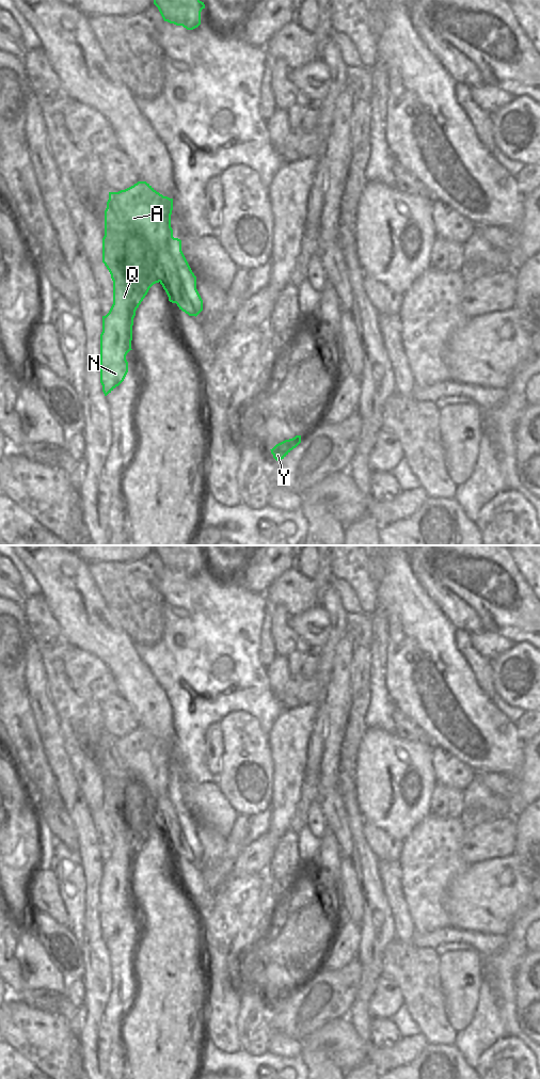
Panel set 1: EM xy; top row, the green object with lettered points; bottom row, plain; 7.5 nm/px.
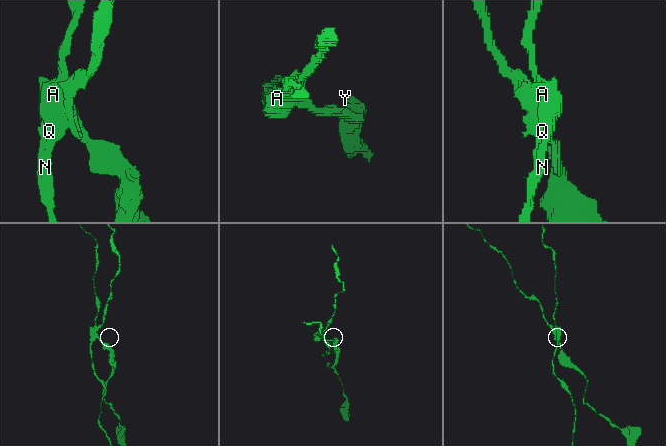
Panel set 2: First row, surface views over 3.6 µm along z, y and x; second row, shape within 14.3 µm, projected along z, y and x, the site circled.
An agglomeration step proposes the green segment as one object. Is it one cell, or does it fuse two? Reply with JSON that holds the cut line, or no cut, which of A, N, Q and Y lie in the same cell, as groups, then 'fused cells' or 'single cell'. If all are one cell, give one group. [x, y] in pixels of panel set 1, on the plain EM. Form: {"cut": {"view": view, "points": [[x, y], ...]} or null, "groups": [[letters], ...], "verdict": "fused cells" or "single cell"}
{"cut": {"view": "xy", "points": [[161, 793], [165, 793], [173, 804], [184, 836], [197, 860]]}, "groups": [["A", "N", "Q"], ["Y"]], "verdict": "fused cells"}

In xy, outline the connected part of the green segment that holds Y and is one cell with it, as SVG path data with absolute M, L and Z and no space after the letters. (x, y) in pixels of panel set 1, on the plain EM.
M296 982L292 985L285 986L276 990L271 997L273 1004L276 1007L284 1005L293 995L296 995L301 989L301 982Z

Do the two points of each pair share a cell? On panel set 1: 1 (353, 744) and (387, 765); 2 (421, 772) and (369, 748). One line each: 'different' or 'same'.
1: different
2: same

